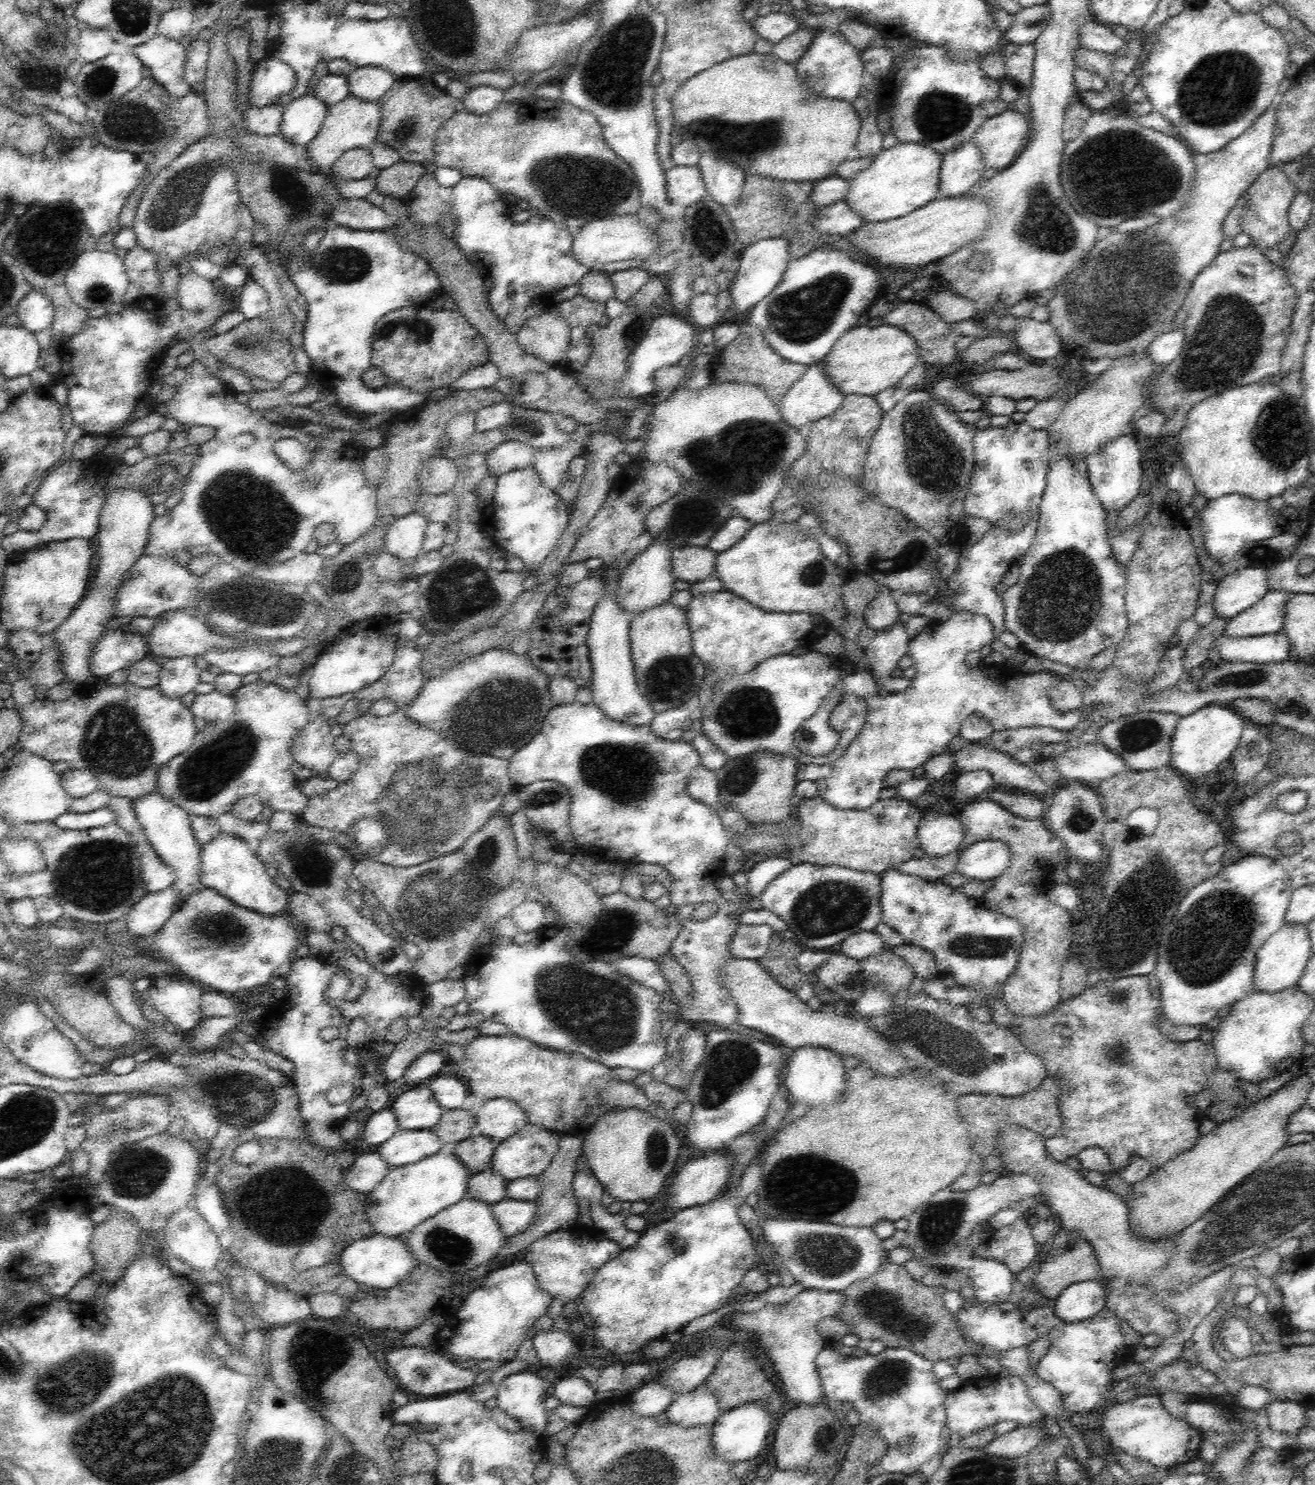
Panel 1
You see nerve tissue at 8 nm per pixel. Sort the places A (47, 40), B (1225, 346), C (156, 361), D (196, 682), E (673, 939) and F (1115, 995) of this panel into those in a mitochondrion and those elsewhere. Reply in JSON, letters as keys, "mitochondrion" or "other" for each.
{"A":"other","B":"mitochondrion","C":"other","D":"other","E":"other","F":"mitochondrion"}

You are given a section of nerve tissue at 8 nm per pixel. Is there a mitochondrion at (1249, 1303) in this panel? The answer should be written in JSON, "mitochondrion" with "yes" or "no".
{"mitochondrion":"no"}

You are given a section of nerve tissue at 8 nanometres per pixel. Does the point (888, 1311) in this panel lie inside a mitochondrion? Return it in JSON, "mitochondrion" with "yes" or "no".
{"mitochondrion":"yes"}

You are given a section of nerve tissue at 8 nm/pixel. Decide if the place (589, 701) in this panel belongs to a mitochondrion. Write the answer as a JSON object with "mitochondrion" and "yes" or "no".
{"mitochondrion":"no"}

